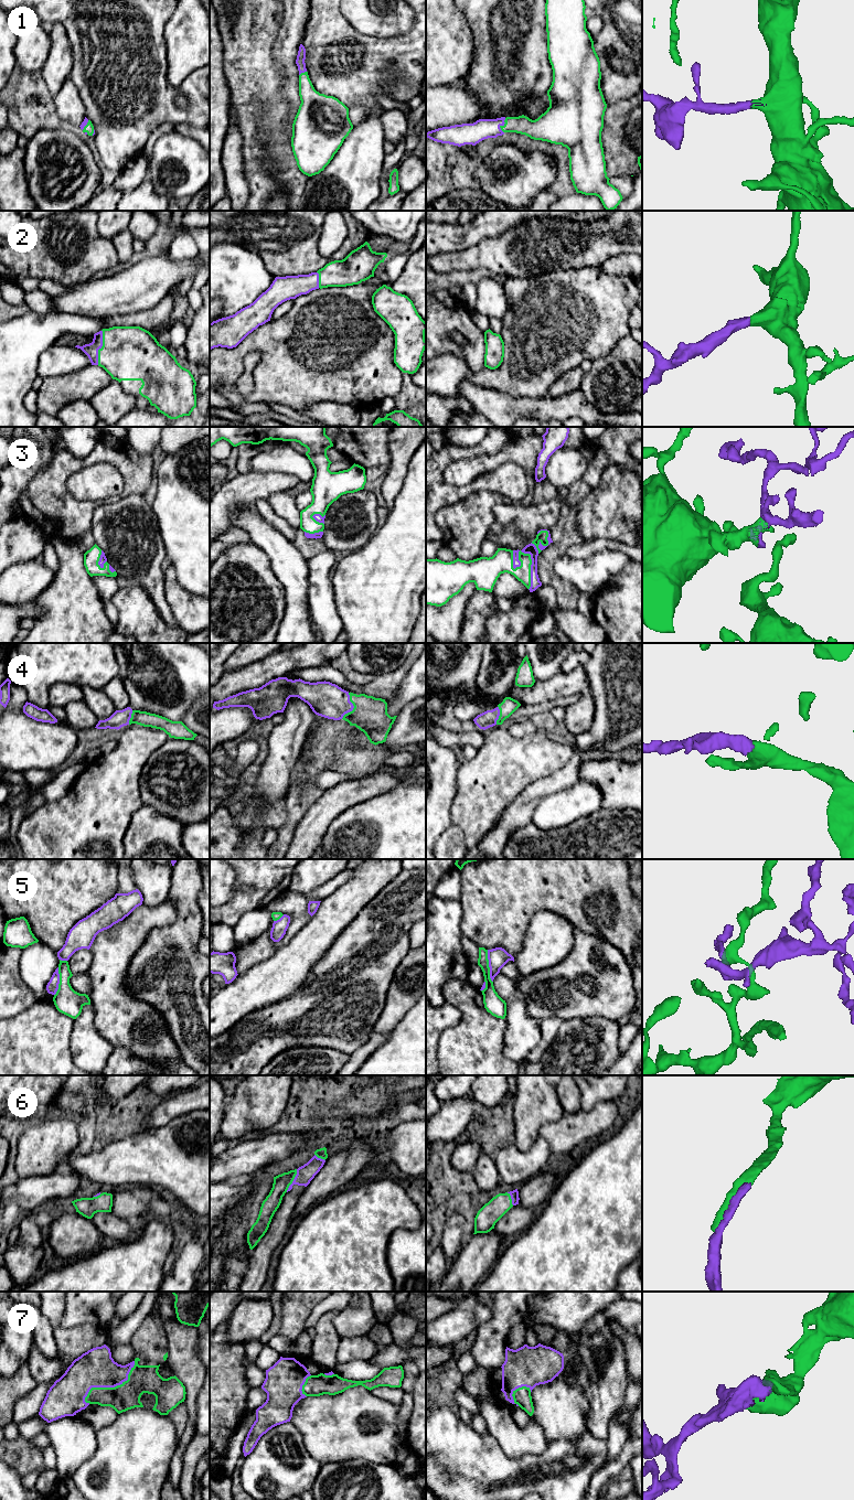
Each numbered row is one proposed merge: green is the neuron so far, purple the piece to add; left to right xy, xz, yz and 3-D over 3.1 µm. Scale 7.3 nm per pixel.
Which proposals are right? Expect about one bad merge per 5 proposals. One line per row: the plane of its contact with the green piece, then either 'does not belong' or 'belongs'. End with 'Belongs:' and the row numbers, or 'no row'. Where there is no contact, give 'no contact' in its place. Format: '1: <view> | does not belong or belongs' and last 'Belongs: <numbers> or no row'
1: yz | belongs
2: xy | belongs
3: yz | belongs
4: xz | belongs
5: yz | does not belong
6: xz | belongs
7: xy | belongs
Belongs: 1, 2, 3, 4, 6, 7

